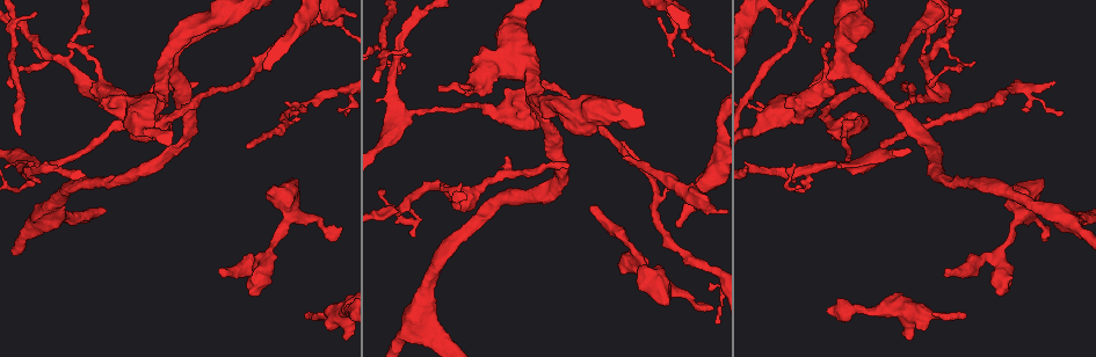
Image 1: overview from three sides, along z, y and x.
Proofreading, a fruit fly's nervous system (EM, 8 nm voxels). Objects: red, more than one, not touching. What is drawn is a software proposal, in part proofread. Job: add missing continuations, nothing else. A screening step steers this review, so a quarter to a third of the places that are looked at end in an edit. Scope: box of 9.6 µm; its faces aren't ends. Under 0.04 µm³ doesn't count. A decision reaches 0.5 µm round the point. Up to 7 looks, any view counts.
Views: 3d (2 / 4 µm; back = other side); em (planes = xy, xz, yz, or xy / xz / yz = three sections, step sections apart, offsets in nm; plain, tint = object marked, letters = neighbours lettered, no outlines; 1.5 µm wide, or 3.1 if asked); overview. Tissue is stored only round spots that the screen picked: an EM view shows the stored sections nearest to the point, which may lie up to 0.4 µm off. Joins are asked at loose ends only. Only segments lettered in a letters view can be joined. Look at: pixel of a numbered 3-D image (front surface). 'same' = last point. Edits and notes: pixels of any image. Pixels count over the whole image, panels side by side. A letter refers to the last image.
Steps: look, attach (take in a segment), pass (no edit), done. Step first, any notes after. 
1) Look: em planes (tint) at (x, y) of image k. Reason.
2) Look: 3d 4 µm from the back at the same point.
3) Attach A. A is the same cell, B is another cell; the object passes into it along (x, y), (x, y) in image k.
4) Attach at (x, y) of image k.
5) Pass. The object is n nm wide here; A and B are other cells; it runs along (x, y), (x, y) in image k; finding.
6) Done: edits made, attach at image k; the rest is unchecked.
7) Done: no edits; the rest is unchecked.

Look: 3d 2 µm at (568, 169) of image 1.

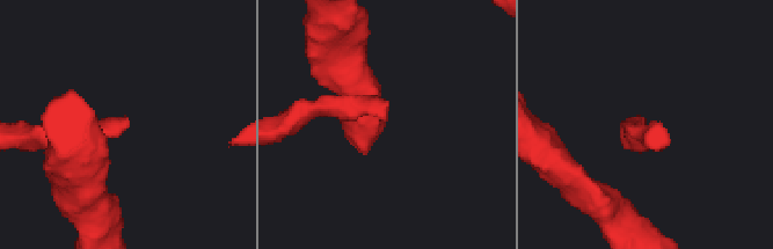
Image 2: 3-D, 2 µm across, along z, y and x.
Look: em yz step 8 (tint) at (126, 121) of image 2.

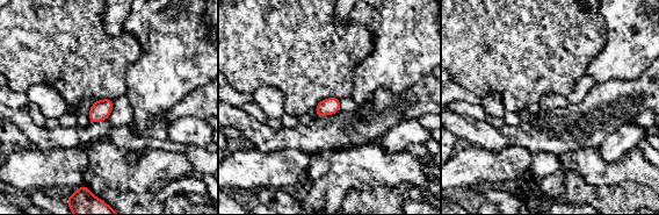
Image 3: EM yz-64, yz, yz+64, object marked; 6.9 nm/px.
Look: em planes (letters) at the same point.

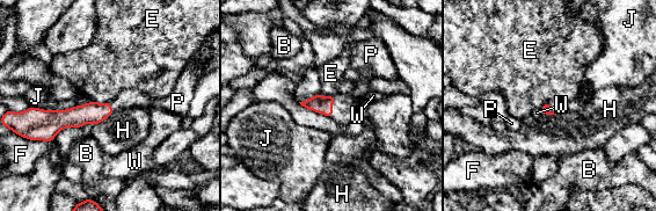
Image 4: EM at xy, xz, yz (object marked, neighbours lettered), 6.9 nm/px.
Pass. The longest contact is with J, 180 nm; B, E, F, H, J, P and W are other cells; a border runs along (566, 110), (559, 114), (541, 114) in image 4; no lettered segment goes on from it.

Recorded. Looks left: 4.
Look: 3d 2 µm at (710, 306) of image 1.

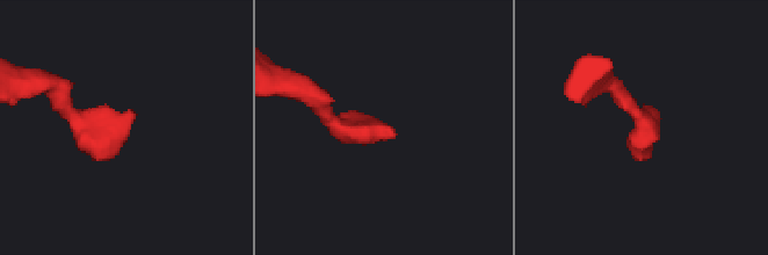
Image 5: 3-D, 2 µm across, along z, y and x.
Look: em planes (letters) at (134, 118) of image 5.

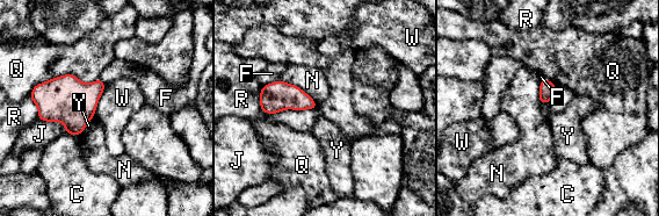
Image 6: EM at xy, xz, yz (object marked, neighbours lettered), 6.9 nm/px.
Pass. The object is 110 nm wide here; C, F, J, N, Q, R, W and Y are other cells; a border runs along (106, 85), (93, 115) in image 6; none of them fits.

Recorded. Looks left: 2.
Look: em planes (letters) at (247, 147) of image 1. Branch stops here.

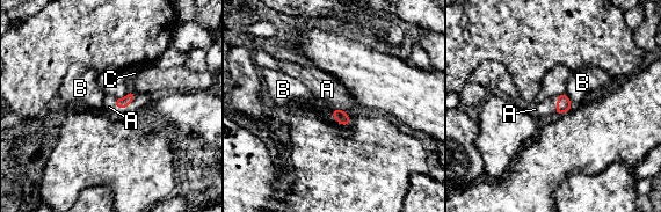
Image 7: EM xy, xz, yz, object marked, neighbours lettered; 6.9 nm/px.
Attach A. A is the same cell, B and C are other cells; the object passes into it along (342, 118), (343, 111), (327, 89) in image 7; the neuron continues.

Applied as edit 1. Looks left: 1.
Done: edits made, attach at image 7; the rest is unchecked.

